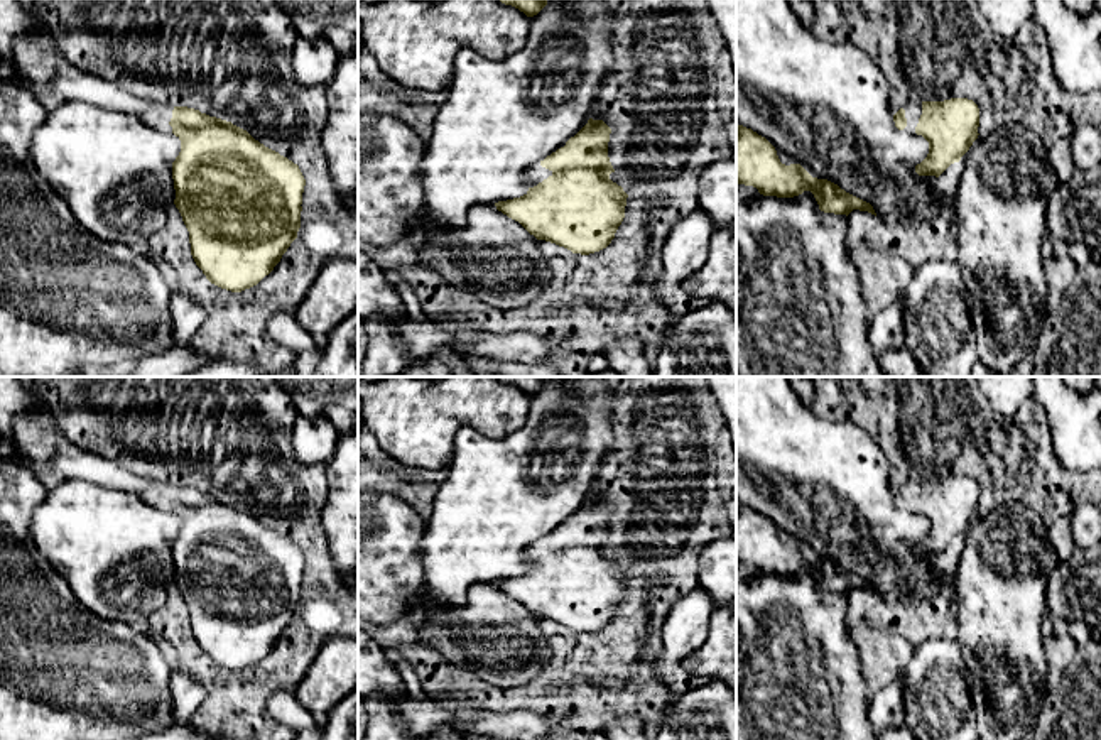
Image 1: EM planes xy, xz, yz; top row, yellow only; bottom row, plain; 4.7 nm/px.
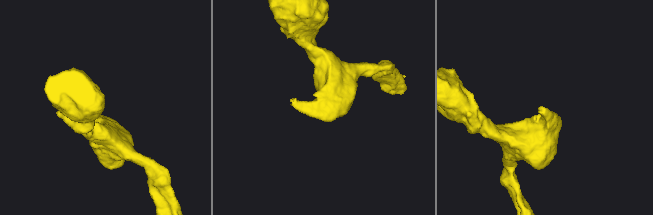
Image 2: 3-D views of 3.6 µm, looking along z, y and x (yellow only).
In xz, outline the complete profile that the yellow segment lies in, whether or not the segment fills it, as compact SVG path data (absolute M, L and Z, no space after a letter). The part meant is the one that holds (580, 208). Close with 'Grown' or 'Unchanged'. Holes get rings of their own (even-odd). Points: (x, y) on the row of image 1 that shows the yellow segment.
M589 118L564 147L525 171L529 191L495 203L537 240L589 255L606 248L625 218L628 194L610 179L611 128Z. Grown

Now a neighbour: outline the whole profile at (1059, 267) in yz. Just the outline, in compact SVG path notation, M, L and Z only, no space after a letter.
M1055 242L1049 257L1044 257L1042 269L1047 277L1047 309L1059 309L1067 287L1077 275L1077 265L1069 252L1069 243Z

